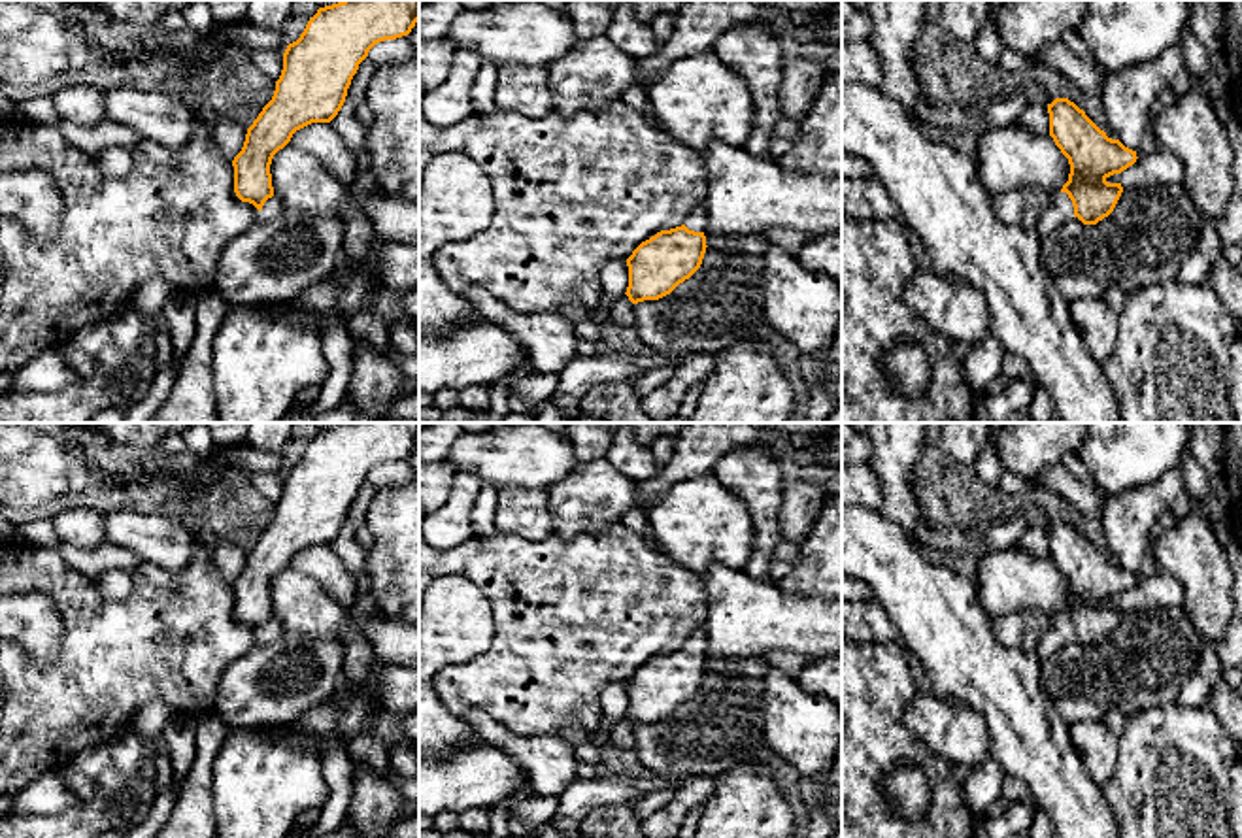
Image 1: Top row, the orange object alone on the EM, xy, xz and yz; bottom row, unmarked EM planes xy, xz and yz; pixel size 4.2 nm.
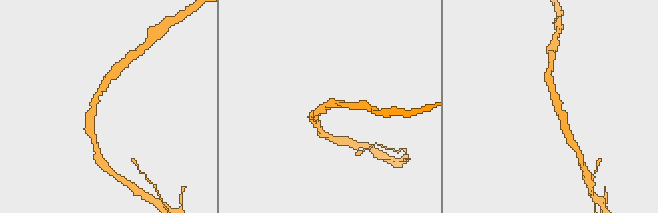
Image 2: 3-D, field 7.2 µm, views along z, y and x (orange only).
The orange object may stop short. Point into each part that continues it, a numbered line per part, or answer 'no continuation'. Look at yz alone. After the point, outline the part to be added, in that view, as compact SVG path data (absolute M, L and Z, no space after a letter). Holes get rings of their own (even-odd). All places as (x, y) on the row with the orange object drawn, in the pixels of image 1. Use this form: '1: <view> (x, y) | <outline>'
1: yz (1061, 210) | M1066 193L1053 194L1049 208L1038 221L1036 234L1040 238L1049 236L1074 217L1074 206Z

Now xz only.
1: xz (697, 219) | M704 204L695 206L683 223L689 230L704 232L708 225L708 213Z

